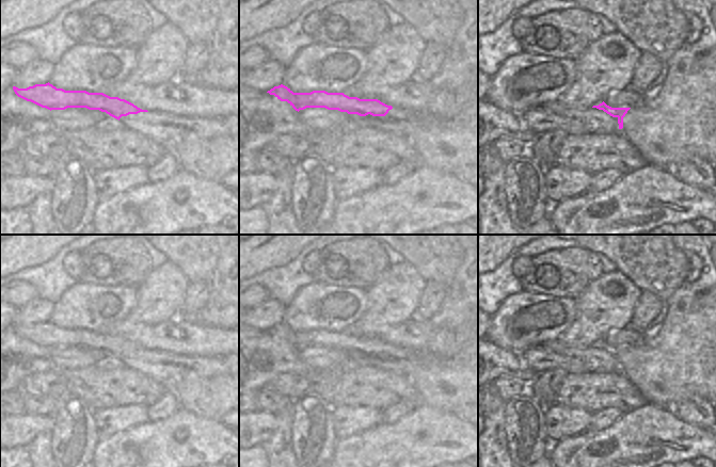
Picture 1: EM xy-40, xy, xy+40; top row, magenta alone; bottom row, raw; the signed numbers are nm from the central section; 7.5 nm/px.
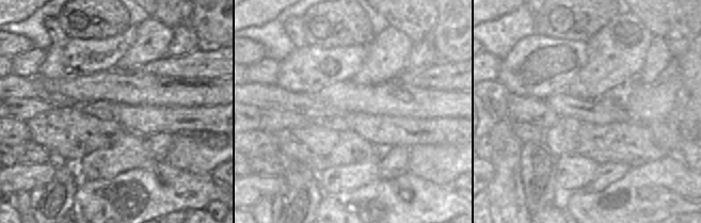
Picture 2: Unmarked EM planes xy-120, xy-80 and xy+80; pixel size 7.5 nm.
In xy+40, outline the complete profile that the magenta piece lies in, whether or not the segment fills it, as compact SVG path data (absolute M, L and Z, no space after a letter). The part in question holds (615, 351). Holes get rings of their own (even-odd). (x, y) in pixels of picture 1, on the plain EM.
M560 340L543 344L553 353L579 361L585 372L609 372L623 367L623 356L631 347L611 347L604 340L591 347L573 347Z

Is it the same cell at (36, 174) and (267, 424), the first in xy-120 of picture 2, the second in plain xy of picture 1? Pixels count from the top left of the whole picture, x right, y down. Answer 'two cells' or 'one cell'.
one cell

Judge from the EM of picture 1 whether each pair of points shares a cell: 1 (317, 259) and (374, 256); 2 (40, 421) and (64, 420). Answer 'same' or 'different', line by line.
1: same
2: different

